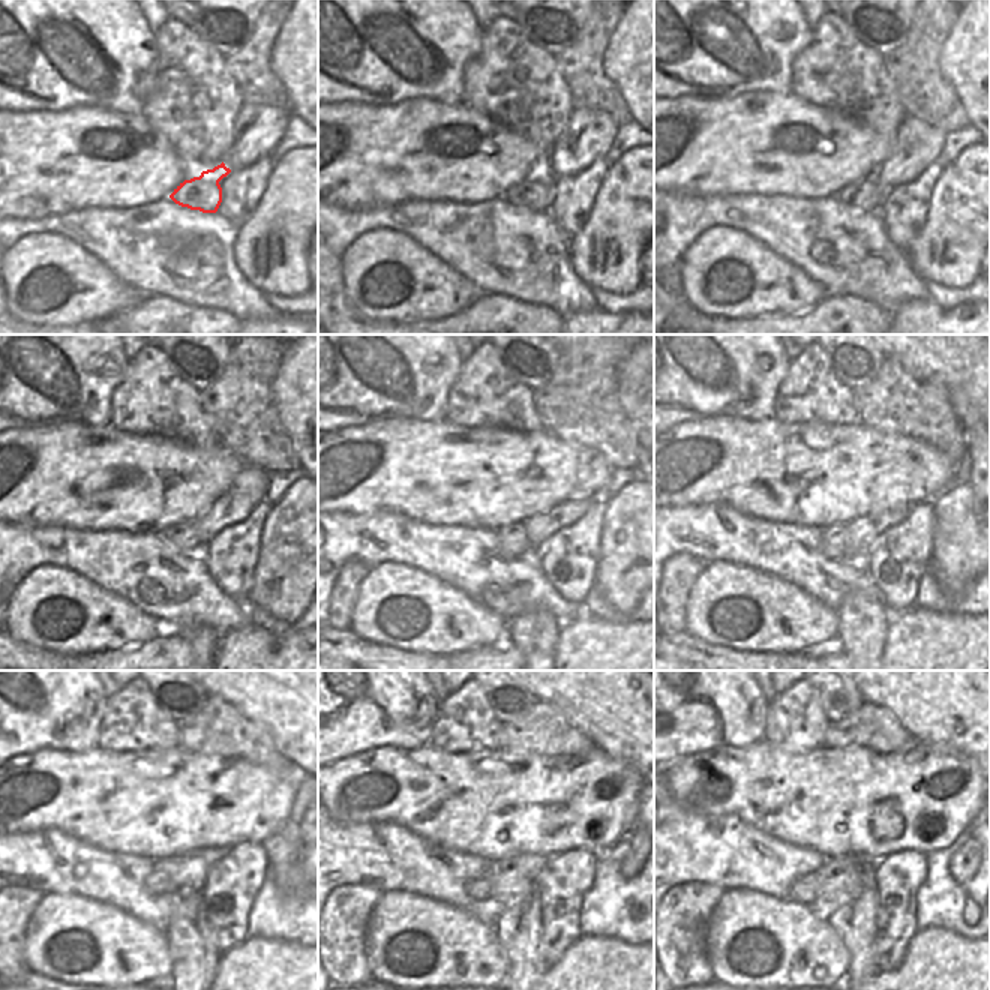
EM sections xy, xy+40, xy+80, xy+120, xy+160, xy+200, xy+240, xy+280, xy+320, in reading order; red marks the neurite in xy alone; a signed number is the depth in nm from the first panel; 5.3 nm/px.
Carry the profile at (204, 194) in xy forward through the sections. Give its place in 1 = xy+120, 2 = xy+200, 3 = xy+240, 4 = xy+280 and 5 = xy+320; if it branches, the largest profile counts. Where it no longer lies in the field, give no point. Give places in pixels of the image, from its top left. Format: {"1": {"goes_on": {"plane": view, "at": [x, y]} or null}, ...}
{"1": {"goes_on": {"plane": "xy+120", "at": [183, 536]}}, "2": {"goes_on": {"plane": "xy+200", "at": [834, 539]}}, "3": {"goes_on": {"plane": "xy+240", "at": [158, 882]}}, "4": {"goes_on": {"plane": "xy+280", "at": [477, 888]}}, "5": {"goes_on": {"plane": "xy+320", "at": [804, 890]}}}

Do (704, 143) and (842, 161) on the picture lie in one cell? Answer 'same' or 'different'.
same

